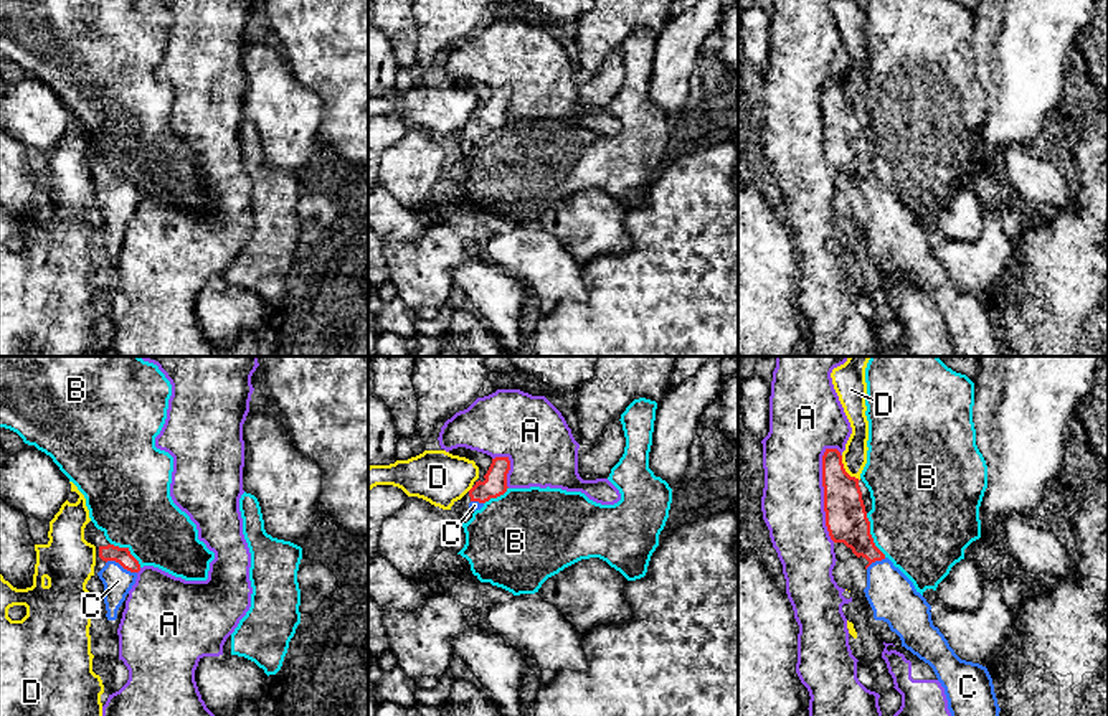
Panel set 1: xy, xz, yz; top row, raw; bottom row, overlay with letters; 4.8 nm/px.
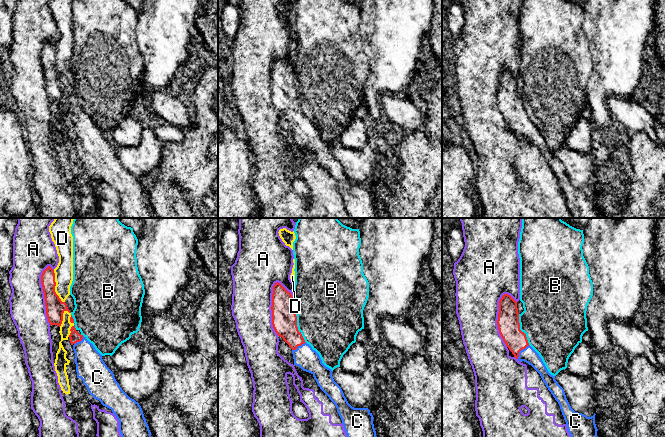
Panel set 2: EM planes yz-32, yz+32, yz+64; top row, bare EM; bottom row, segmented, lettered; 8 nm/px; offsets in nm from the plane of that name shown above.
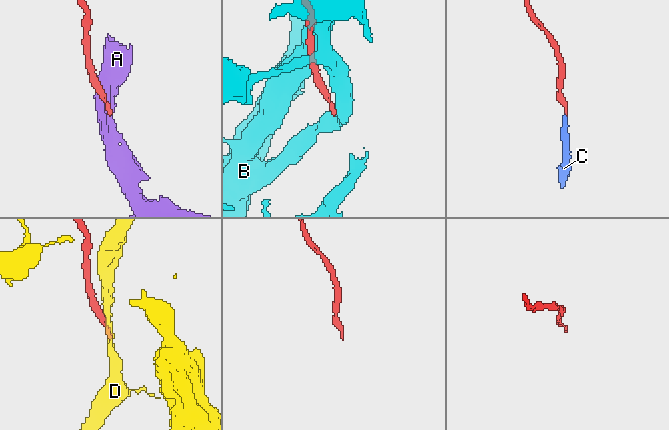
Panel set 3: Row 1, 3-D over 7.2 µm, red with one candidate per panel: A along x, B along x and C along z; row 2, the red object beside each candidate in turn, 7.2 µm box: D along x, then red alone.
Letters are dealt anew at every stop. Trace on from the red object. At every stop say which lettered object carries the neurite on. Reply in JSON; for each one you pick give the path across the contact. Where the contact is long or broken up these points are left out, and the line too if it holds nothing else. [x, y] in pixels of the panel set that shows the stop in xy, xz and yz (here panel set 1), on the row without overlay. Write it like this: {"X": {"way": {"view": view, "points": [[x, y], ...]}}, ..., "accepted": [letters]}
{"C": {"way": {"view": "xy", "points": [[106, 183], [121, 195], [118, 211]]}}, "accepted": ["C"]}

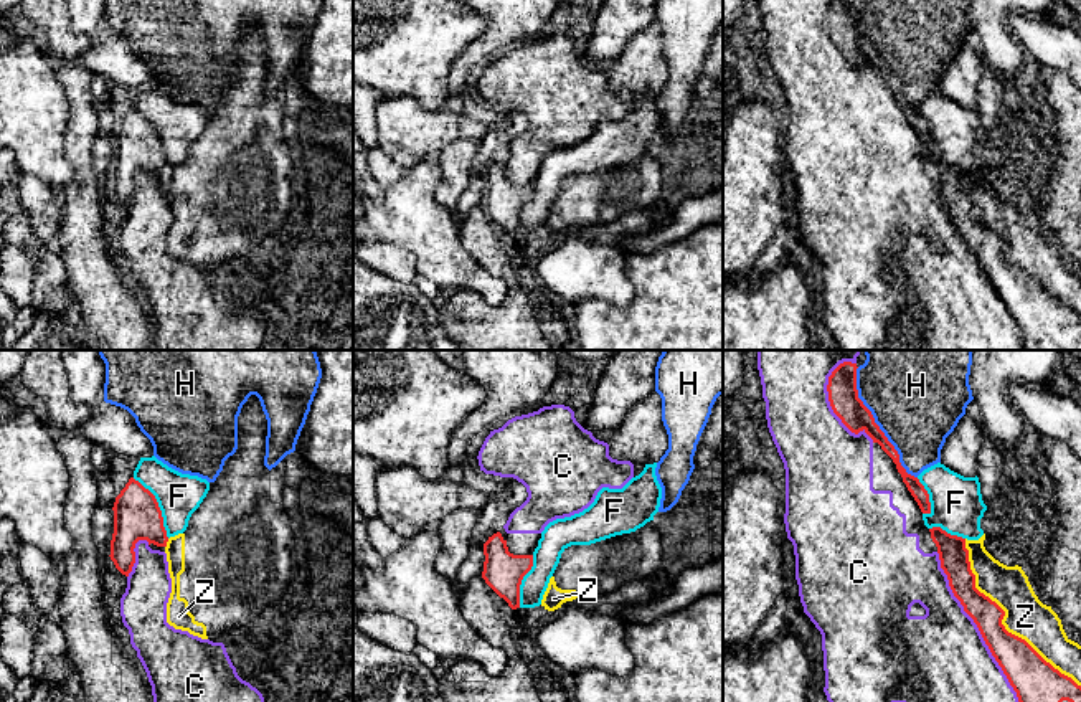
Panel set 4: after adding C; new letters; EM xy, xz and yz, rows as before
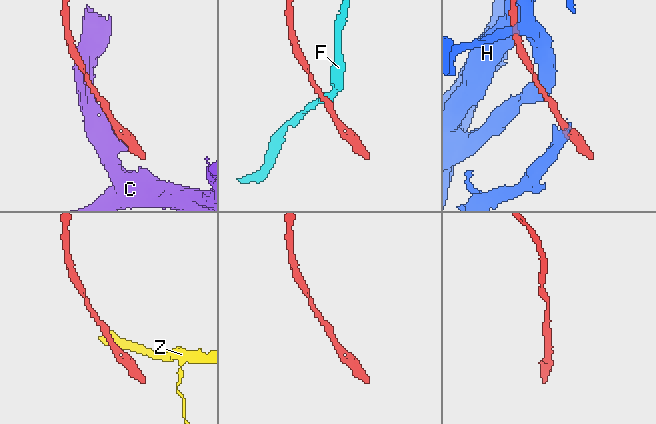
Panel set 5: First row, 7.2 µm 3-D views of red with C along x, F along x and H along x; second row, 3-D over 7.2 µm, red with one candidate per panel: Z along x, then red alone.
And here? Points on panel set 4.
{"accepted": []}

